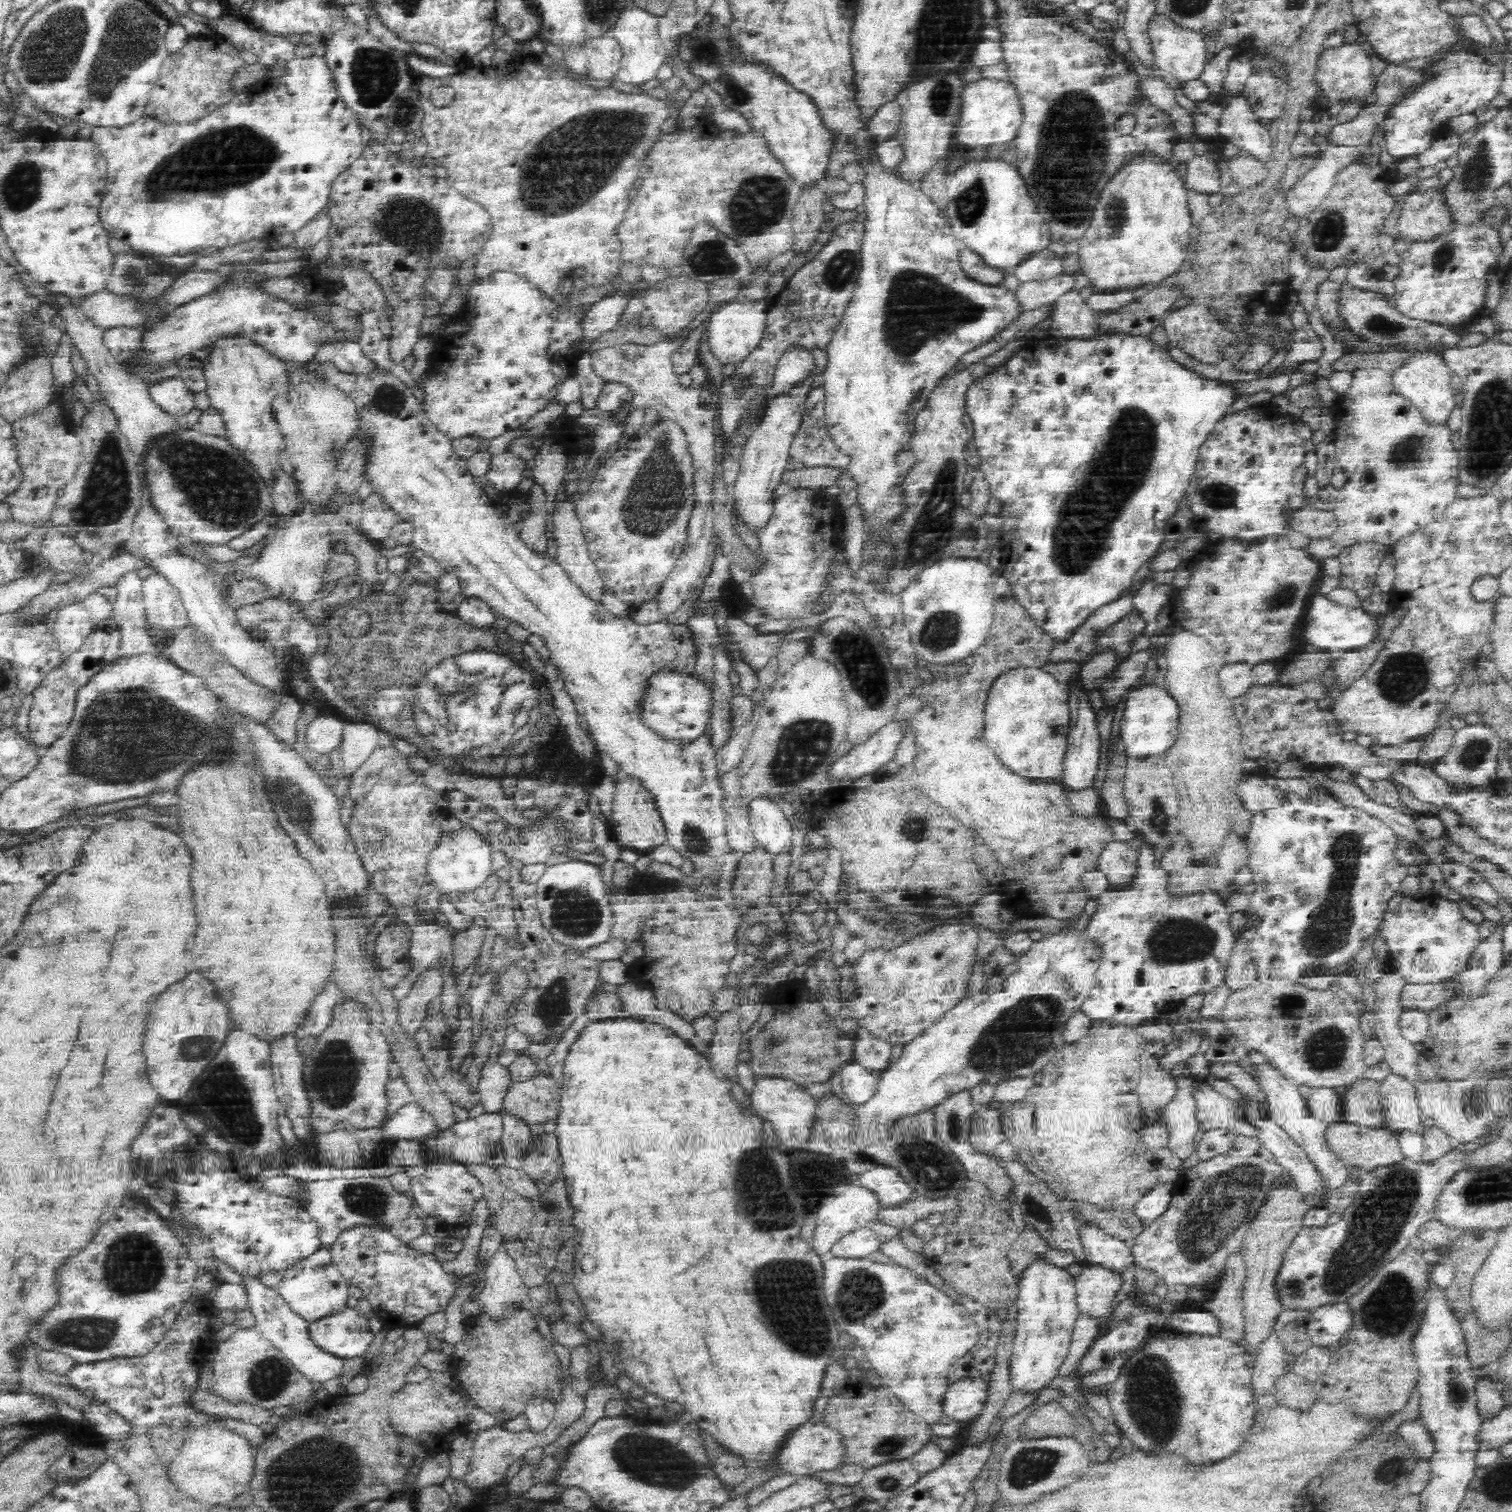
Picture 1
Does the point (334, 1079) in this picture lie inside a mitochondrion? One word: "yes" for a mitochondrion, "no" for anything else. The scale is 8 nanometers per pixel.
yes

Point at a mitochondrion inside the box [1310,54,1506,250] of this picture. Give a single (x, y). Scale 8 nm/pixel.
(1474, 179)

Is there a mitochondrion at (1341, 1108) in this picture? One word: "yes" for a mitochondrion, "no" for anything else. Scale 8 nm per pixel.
no

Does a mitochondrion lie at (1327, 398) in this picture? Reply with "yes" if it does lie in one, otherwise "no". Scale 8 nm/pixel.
no

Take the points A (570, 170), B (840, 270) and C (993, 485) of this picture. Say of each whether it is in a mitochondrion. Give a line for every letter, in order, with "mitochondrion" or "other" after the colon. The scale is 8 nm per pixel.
A: mitochondrion
B: mitochondrion
C: other

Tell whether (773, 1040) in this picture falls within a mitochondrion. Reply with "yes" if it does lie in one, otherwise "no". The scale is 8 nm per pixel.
yes

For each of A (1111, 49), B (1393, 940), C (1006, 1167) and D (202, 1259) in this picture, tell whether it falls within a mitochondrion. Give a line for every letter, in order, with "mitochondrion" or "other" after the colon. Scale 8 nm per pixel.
A: other
B: other
C: other
D: other

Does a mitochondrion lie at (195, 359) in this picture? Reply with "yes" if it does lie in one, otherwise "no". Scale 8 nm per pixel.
no

